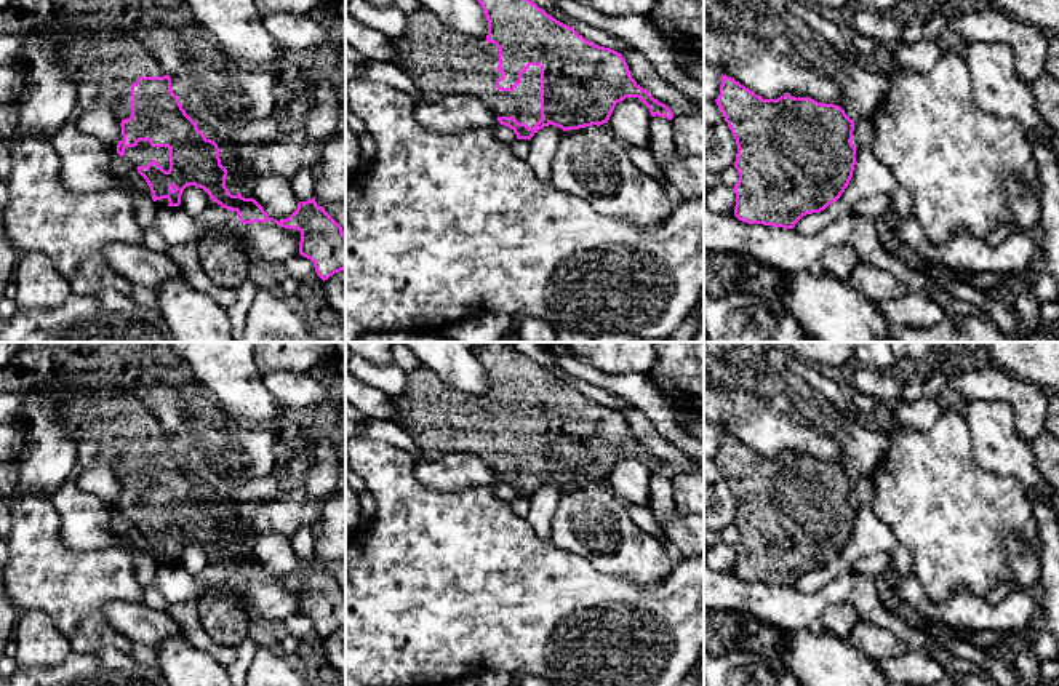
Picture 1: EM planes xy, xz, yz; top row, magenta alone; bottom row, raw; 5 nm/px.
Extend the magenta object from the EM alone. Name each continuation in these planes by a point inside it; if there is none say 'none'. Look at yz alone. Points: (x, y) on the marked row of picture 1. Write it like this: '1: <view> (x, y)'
none

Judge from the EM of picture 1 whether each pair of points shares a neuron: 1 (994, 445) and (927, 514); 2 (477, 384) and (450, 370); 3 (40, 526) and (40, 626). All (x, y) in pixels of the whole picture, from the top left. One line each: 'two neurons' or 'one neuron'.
1: two neurons
2: one neuron
3: two neurons

